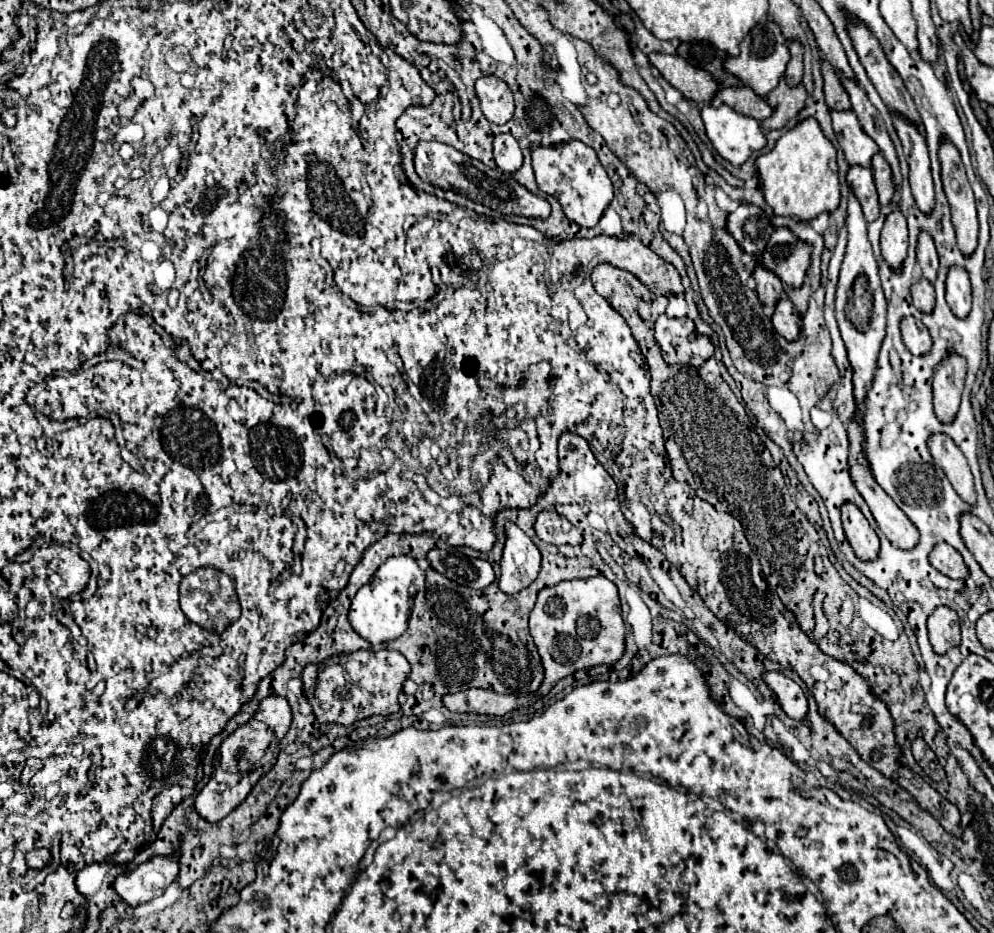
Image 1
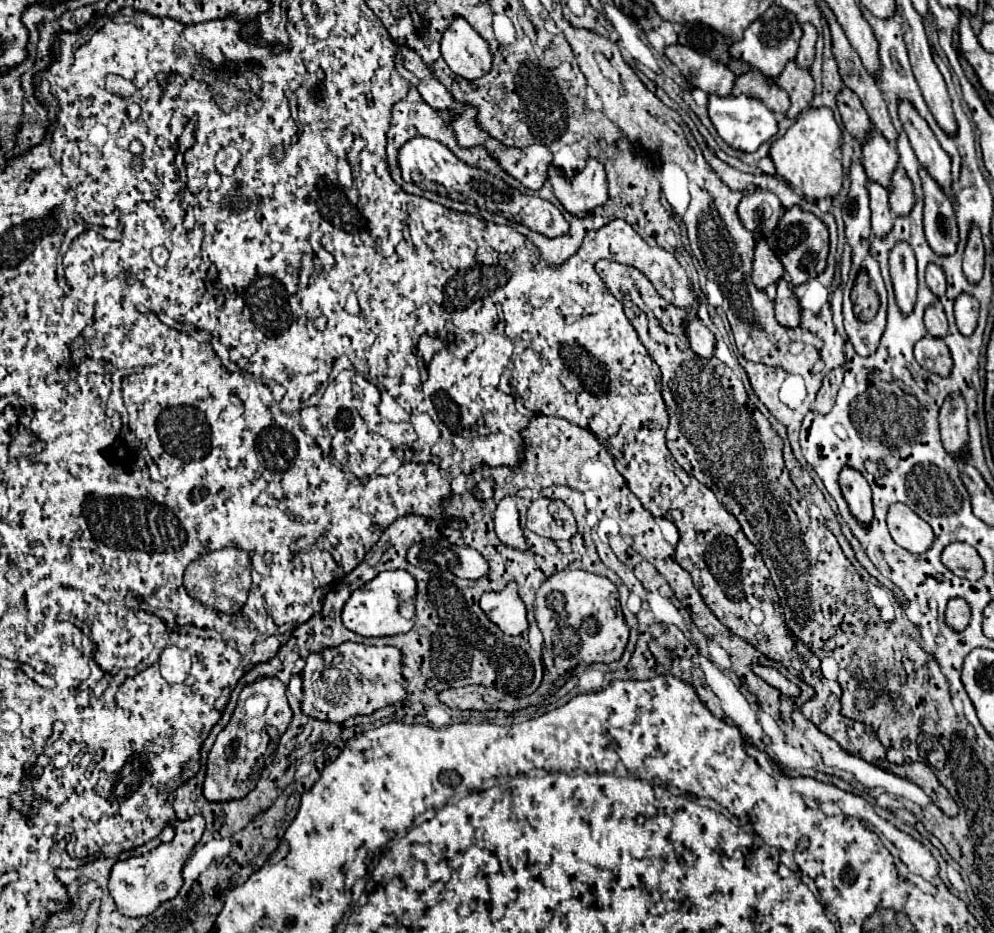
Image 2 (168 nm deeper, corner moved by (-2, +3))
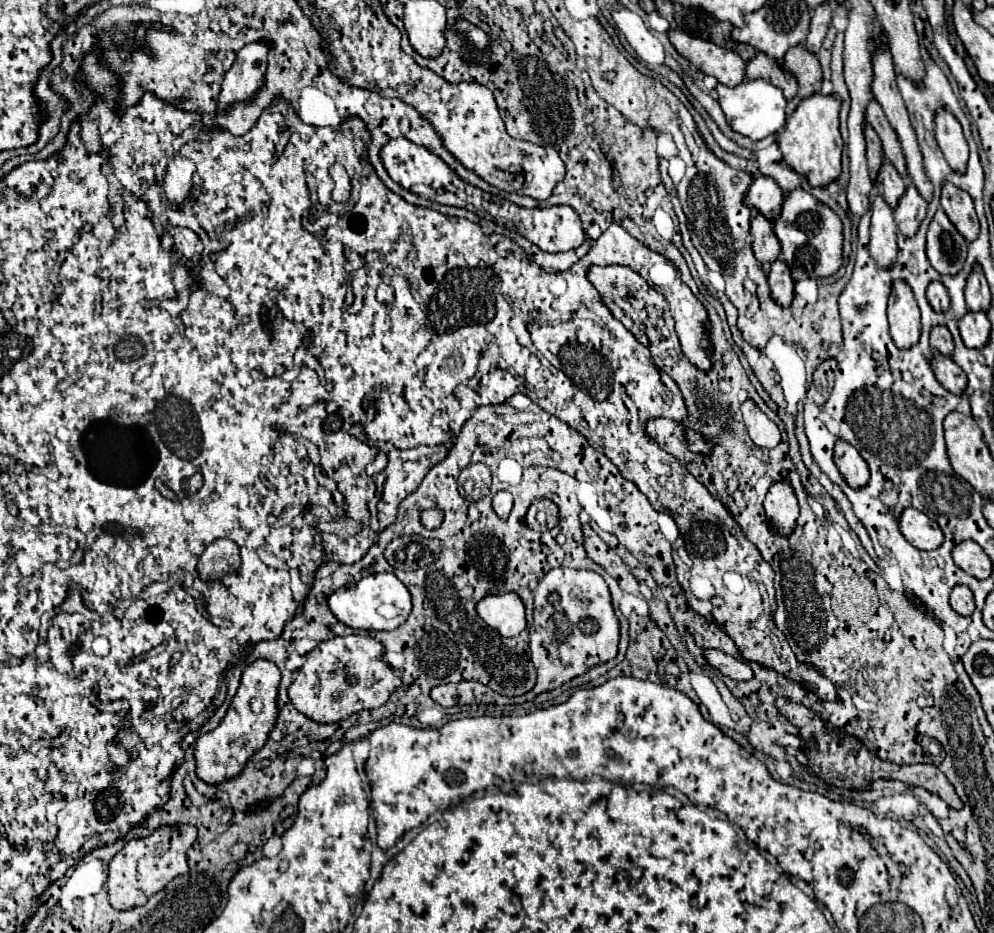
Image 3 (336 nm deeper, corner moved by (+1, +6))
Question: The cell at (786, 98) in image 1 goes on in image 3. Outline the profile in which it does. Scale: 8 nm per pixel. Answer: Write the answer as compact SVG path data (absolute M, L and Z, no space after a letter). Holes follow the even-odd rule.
M804 44L794 46L784 56L784 70L788 70L798 80L798 94L788 102L788 108L794 110L800 100L816 94L822 84L822 70L814 54L806 52Z

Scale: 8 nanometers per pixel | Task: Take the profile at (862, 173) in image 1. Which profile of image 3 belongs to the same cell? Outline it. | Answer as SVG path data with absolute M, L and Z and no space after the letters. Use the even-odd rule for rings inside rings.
M880 194L872 200L872 224L870 224L870 244L868 250L878 266L888 268L896 258L896 224L892 218L892 208L884 202Z

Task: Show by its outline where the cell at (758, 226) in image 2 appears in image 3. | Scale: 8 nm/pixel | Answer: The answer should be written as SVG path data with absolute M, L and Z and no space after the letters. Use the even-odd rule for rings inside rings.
M760 176L748 188L748 192L744 196L744 204L752 210L758 210L770 222L774 222L780 216L782 198L784 198L784 192L778 188L778 184L772 178Z

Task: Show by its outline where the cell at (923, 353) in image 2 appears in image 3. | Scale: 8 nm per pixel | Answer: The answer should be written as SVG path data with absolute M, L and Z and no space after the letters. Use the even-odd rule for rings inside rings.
M932 354L930 356L930 366L936 374L936 380L950 392L960 394L966 386L966 374L960 370L960 366L956 366L956 362L950 356L942 356L942 354Z

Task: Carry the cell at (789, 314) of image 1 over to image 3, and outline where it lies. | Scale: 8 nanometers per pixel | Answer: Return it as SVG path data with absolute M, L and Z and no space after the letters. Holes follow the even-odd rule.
M782 260L772 262L772 270L768 274L768 284L770 284L770 294L778 306L788 308L794 300L794 280L790 276L788 266Z

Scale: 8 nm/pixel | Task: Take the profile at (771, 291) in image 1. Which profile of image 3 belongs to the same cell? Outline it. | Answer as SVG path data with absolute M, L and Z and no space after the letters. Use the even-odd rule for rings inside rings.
M756 214L756 218L752 220L750 234L754 238L752 250L760 264L774 262L780 256L780 242L772 230L772 222L766 220L762 214Z

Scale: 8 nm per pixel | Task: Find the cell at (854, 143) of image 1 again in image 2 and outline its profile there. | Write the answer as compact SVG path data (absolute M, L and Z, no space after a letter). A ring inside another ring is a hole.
M871 131L871 141L863 145L863 165L867 177L885 189L891 189L891 177L897 169L897 163L899 163L897 147L887 145L887 141L879 137L879 133Z

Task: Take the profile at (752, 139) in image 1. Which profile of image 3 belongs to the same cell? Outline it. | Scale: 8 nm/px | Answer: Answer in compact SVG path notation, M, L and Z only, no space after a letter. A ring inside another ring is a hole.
M752 80L752 82L742 82L734 88L728 88L724 84L716 86L716 94L718 94L718 102L720 108L726 116L726 122L730 124L730 128L750 140L762 140L768 134L776 134L784 124L784 108L786 108L786 98L782 96L782 90L772 86L770 82L764 80Z

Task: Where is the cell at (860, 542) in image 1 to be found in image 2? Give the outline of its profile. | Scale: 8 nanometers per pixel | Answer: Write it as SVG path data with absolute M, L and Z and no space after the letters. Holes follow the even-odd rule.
M845 465L839 473L839 485L841 485L843 497L847 499L849 509L855 515L855 519L863 521L863 525L867 525L867 521L871 521L871 517L873 517L871 487L869 487L867 479L857 469Z

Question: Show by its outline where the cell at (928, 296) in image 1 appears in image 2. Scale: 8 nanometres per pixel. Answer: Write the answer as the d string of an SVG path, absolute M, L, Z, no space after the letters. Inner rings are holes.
M929 307L925 311L925 327L927 327L927 331L933 337L943 339L947 335L947 319L945 319L945 313L941 309L937 309L937 307Z

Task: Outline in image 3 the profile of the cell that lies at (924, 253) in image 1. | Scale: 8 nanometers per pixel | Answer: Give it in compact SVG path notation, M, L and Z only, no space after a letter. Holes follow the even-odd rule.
M930 282L926 296L928 296L928 302L932 304L934 310L948 310L950 298L948 298L948 292L942 282Z

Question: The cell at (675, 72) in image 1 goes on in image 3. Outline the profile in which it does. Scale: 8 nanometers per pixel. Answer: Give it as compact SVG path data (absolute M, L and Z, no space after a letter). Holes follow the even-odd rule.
M670 30L668 38L678 54L690 60L702 74L714 76L720 84L738 86L744 80L744 60L738 54L676 30Z

